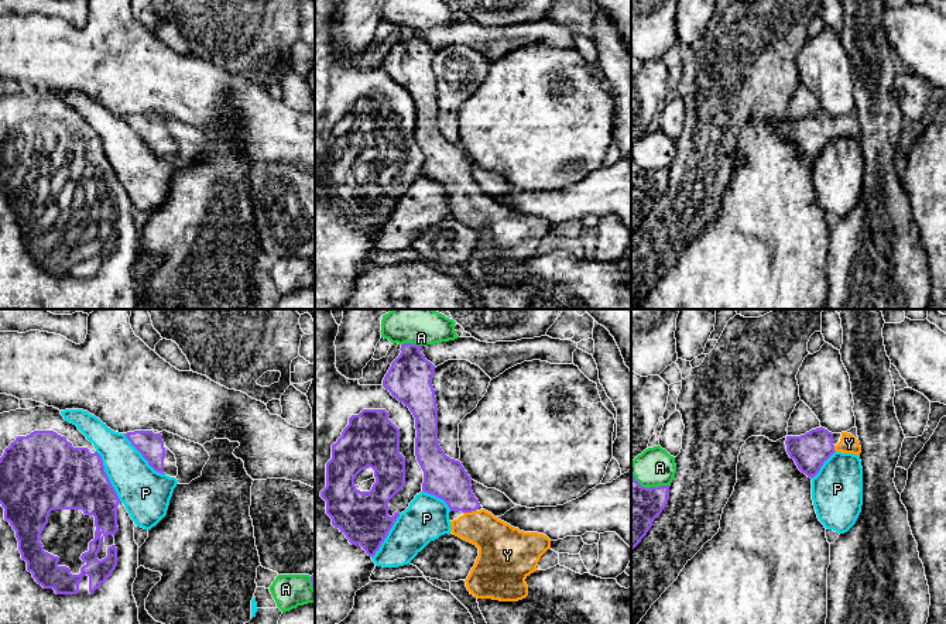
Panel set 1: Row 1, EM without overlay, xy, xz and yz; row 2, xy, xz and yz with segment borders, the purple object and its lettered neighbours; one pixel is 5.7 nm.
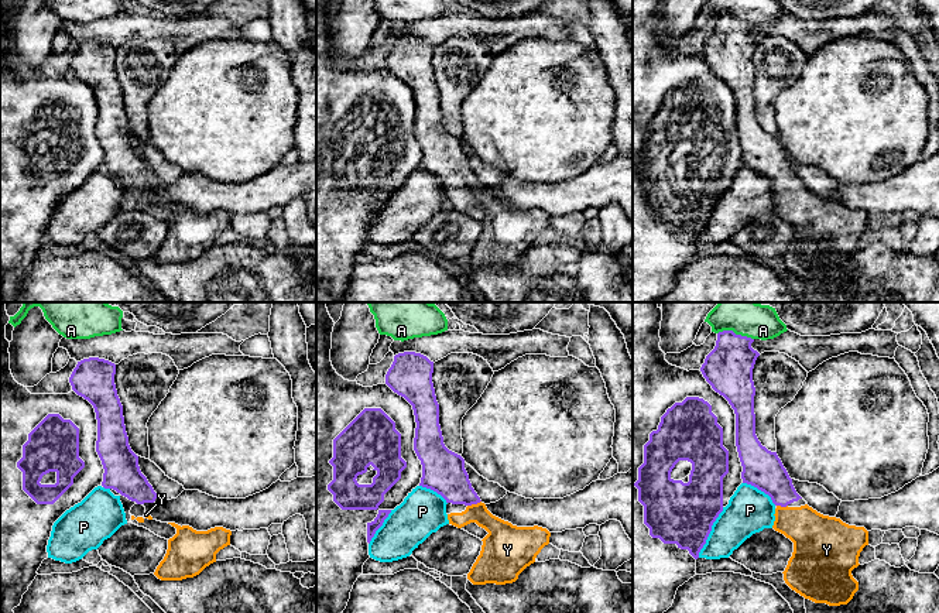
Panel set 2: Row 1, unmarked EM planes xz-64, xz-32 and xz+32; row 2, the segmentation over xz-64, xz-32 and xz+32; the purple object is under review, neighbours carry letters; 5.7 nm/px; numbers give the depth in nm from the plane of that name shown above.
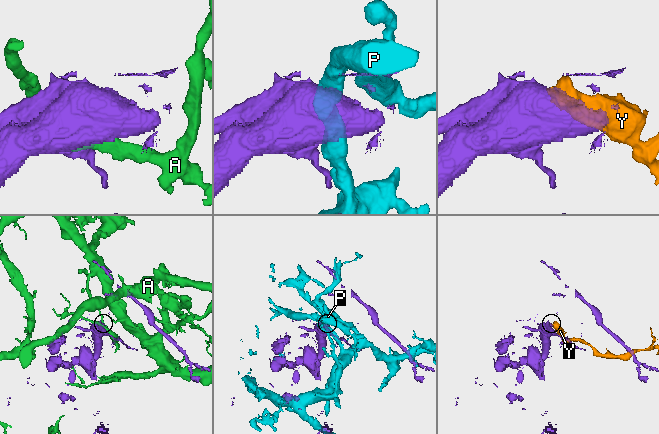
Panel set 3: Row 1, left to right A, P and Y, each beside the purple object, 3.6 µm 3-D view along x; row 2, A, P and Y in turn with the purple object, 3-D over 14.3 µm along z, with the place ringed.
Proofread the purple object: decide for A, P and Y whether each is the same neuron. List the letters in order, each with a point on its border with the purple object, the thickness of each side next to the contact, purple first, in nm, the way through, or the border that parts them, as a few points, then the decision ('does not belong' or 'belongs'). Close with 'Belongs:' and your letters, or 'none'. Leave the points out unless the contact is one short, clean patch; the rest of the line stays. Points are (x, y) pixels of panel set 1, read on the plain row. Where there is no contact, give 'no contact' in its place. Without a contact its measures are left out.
A: xz (410, 27) | 260/170 nm | does not belong
P: xy (106, 160) | 360/280 nm | does not belong
Y: xz (469, 195) | 240/240 nm | across xz (444, 161), (469, 195), (499, 228) | belongs
Belongs: Y

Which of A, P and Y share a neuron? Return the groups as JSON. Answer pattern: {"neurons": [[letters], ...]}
{"neurons": [["A"], ["P"], ["Y"]]}

